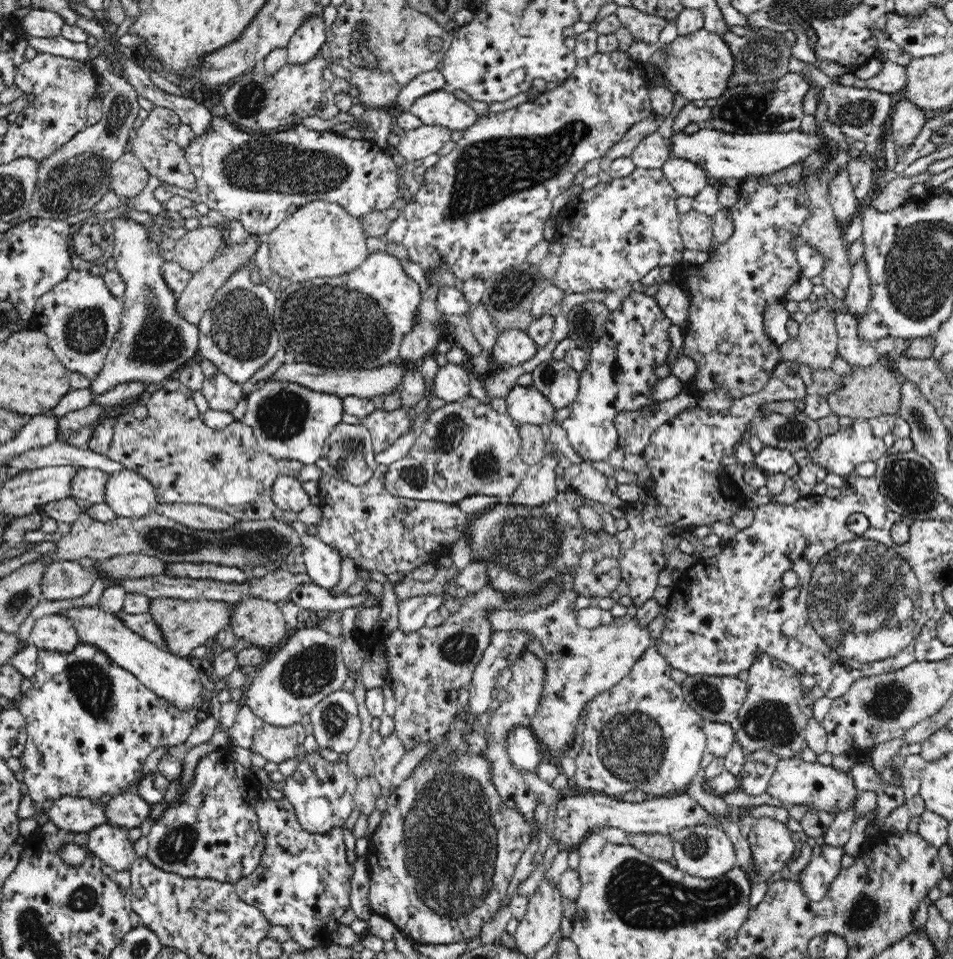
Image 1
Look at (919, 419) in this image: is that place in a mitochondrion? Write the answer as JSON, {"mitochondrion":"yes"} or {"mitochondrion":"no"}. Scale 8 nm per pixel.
{"mitochondrion":"yes"}

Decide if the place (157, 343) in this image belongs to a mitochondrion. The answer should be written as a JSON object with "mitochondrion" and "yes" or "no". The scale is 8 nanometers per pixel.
{"mitochondrion":"yes"}

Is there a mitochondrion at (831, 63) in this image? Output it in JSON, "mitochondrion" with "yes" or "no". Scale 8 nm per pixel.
{"mitochondrion":"no"}

